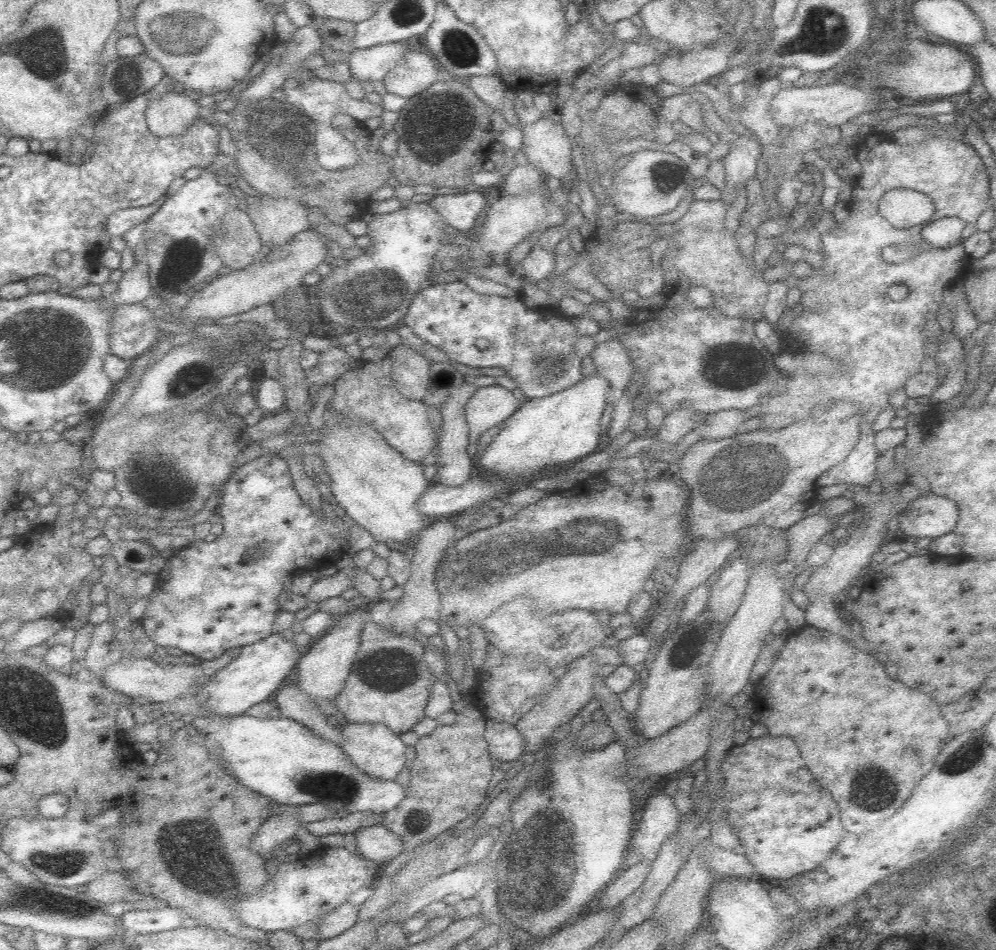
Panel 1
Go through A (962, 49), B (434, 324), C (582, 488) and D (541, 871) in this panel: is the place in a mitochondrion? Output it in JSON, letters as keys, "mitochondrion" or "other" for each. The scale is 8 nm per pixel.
{"A":"other","B":"other","C":"other","D":"mitochondrion"}

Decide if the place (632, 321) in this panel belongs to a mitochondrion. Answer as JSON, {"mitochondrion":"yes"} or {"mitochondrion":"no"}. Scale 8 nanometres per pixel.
{"mitochondrion":"no"}

